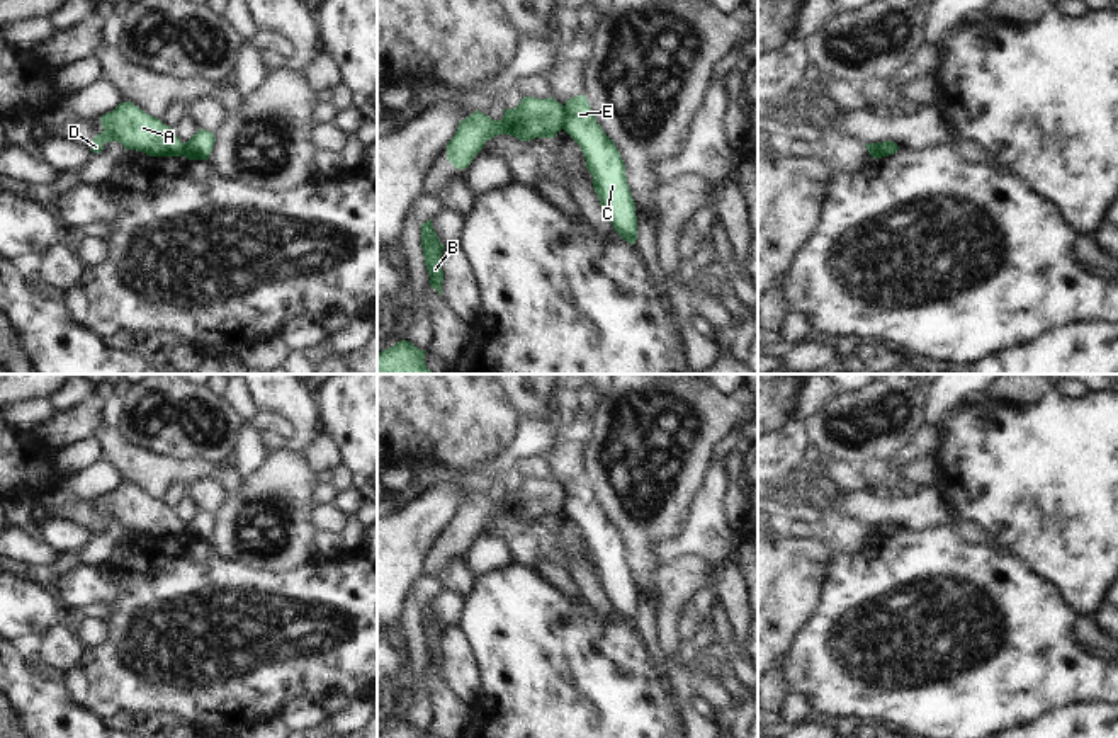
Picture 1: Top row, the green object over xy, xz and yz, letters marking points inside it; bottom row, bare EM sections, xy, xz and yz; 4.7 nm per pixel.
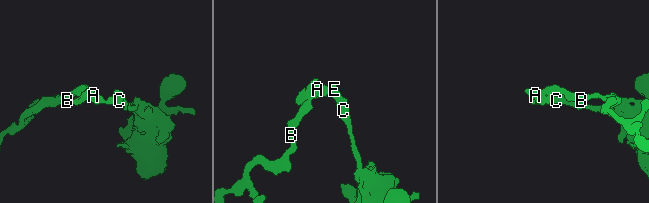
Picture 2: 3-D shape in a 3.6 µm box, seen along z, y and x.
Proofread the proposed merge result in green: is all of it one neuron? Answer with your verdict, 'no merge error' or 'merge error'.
merge error

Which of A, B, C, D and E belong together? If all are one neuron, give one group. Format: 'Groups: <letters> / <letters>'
Groups: A B D / C E.

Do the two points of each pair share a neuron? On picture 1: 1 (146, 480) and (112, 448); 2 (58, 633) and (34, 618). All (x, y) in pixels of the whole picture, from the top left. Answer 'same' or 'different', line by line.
1: same
2: different

